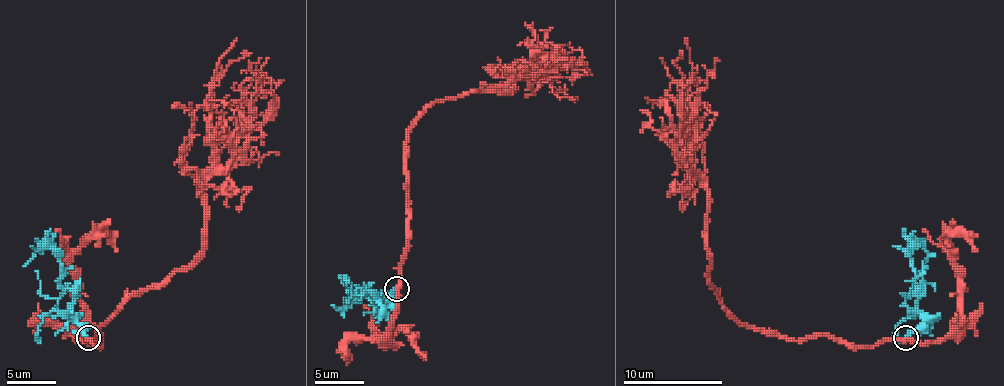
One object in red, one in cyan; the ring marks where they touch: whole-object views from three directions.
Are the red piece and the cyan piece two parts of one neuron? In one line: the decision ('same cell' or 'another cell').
another cell

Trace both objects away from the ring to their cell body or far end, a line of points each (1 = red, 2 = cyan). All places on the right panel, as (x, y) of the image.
1: (905, 338), (796, 340), (742, 326), (724, 308), (709, 273), (704, 182), (677, 157), (672, 78), (660, 58)
2: (905, 338), (923, 323), (910, 251), (920, 241), (928, 254), (923, 266)

